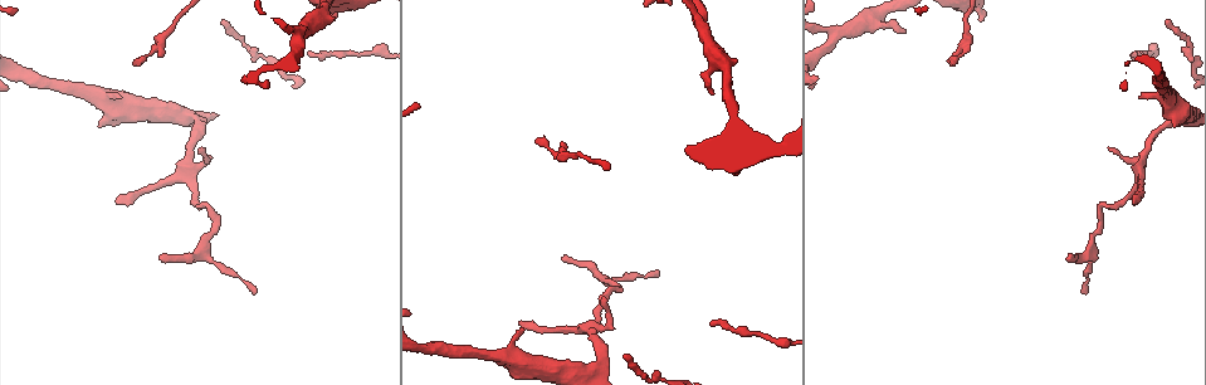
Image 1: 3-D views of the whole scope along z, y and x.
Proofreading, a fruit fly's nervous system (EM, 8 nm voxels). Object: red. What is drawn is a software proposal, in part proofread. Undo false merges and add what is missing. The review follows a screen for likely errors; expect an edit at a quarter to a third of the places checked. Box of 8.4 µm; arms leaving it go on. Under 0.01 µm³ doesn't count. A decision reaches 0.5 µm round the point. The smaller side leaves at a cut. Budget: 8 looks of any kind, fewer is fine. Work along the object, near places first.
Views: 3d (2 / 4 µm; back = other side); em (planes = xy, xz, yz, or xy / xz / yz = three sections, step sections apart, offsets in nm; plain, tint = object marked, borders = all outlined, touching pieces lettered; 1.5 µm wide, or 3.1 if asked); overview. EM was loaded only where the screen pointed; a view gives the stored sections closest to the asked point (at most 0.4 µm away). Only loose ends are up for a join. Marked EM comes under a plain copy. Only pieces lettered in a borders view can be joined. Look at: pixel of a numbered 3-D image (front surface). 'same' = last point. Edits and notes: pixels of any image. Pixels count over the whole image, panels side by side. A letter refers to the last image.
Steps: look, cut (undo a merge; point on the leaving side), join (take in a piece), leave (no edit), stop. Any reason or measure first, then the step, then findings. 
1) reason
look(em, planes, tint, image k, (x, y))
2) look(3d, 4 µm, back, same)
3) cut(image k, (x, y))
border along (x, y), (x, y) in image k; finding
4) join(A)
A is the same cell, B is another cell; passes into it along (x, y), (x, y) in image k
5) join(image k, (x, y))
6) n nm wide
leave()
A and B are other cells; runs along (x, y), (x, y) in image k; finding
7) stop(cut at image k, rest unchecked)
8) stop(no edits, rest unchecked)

tapers out
look(em, xy, step 4, borders, image 1, (119, 202))

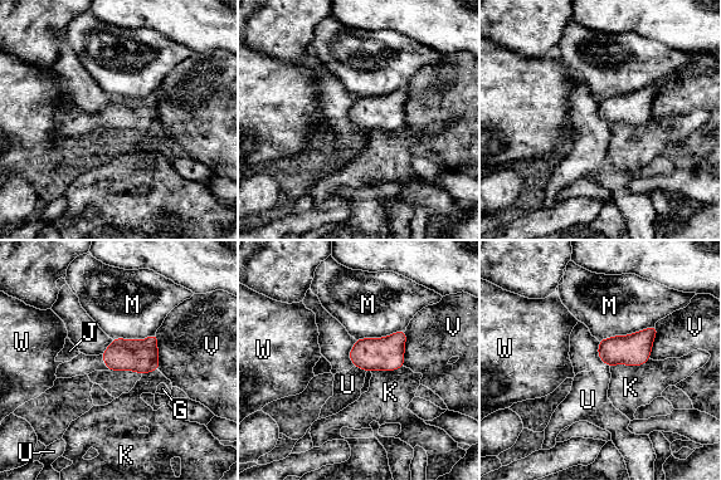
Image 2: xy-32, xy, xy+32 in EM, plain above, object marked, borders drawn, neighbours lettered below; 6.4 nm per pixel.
leave()
G, J, K, M, U, V and W are other cells; no lettered piece goes on from it

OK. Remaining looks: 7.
thin end
look(em, xz, step 8, borders, image 1, (1067, 259))

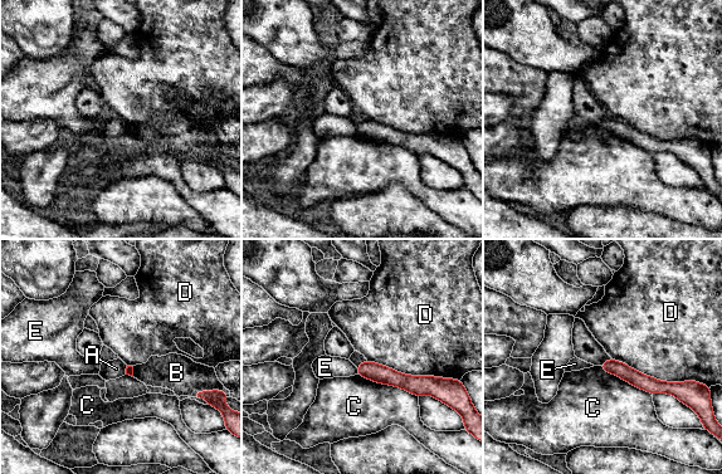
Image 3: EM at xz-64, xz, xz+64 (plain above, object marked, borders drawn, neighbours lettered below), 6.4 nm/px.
leave()
A, B, C, D and E are other cells; runs along (360, 369), (406, 382), (434, 381) in image 3; none of them fits

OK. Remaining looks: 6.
thin end
look(em, planes, borders, image 1, (1084, 293))

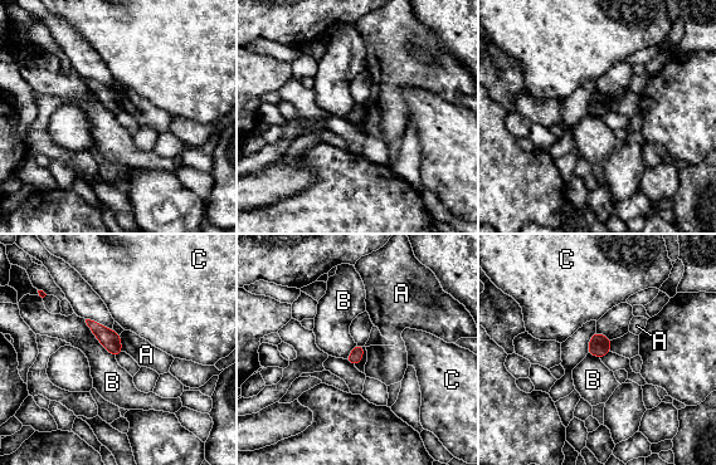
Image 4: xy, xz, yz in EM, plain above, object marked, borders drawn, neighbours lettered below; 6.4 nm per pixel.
90 nm wide; B touches over 320 nm
leave()
A, B and C are other cells; no lettered piece goes on from it

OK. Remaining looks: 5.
stop(no edits, rest unchecked)

